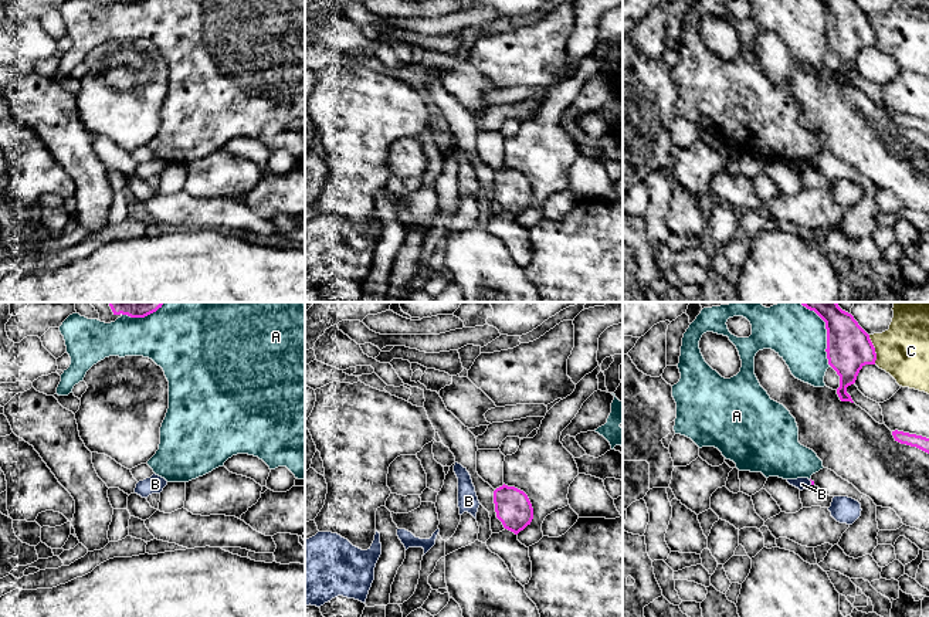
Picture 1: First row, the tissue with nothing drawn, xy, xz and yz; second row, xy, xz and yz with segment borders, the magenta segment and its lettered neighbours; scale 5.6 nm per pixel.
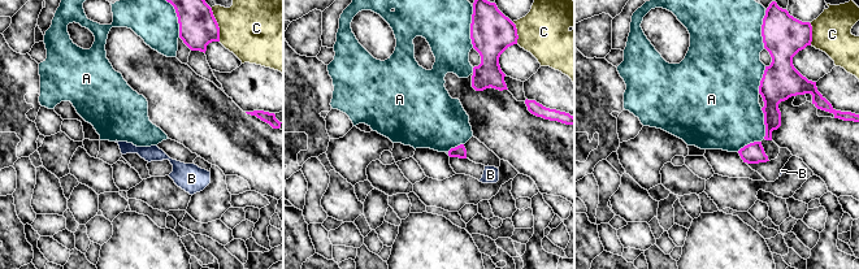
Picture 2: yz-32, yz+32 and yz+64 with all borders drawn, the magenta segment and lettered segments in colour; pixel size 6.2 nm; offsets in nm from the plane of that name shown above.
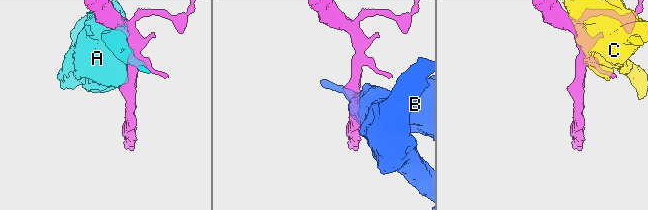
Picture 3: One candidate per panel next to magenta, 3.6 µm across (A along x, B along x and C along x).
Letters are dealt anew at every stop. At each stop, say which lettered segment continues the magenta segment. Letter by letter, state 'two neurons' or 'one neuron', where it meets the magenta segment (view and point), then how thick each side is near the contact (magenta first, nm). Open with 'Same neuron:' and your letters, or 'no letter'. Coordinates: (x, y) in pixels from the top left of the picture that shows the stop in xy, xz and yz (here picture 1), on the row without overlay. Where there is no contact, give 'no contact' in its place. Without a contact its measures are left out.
Same neuron: no letter
A: two neurons; meets magenta in yz at (827, 24); 260 nm thick on the magenta side, 280 nm on the other
B: two neurons; meets magenta in yz at (811, 165); 20 nm thick on the magenta side, 70 nm on the other
C: two neurons; meets magenta in yz at (874, 31); 260 nm thick on the magenta side, 300 nm on the other

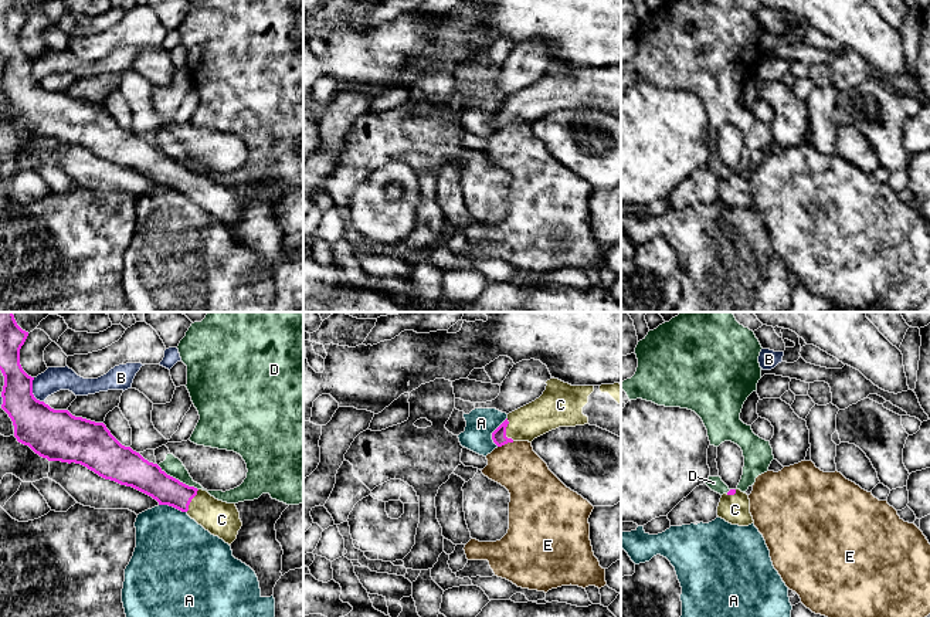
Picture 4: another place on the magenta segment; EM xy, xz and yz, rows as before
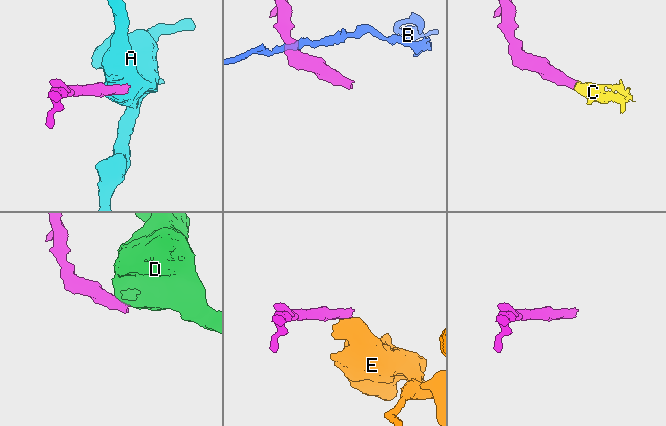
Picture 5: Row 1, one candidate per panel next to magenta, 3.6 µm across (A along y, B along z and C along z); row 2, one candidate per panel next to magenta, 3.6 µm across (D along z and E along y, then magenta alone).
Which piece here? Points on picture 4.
Same neuron: C
A: two neurons; meets magenta in xz at (494, 114); 80 nm thick on the magenta side, 170 nm on the other
B: two neurons; meets magenta in xy at (31, 74); 260 nm thick on the magenta side, 140 nm on the other
C: one neuron; meets magenta in xz at (505, 114); 80 nm thick on the magenta side, 200 nm on the other
D: two neurons; meets magenta in xy at (177, 162); 180 nm thick on the magenta side, 110 nm on the other
E: two neurons; meets magenta in xz at (505, 125); 80 nm thick on the magenta side, 280 nm on the other

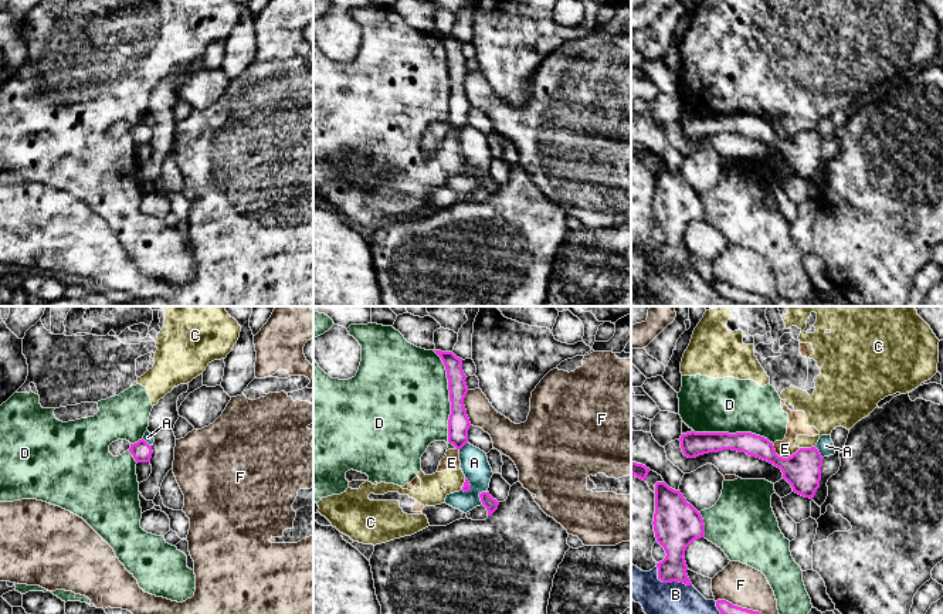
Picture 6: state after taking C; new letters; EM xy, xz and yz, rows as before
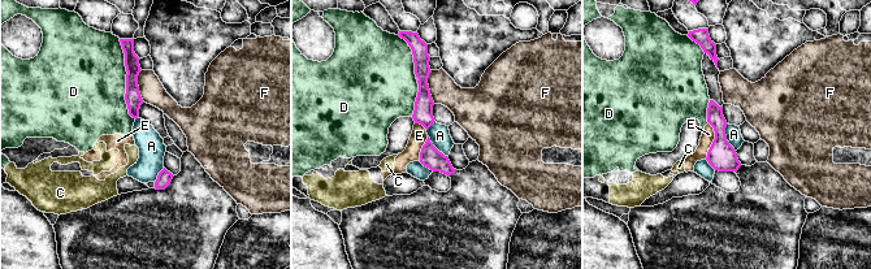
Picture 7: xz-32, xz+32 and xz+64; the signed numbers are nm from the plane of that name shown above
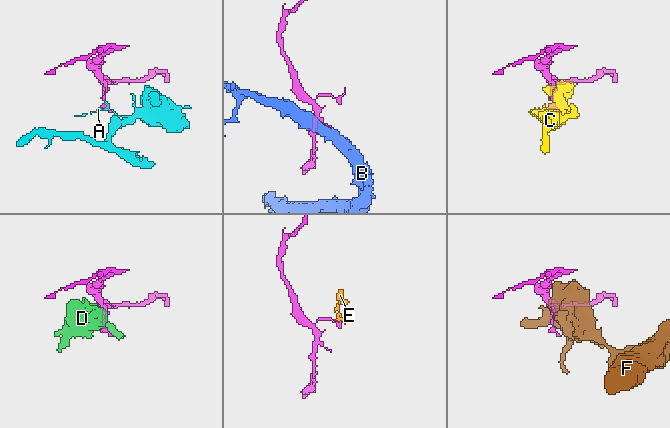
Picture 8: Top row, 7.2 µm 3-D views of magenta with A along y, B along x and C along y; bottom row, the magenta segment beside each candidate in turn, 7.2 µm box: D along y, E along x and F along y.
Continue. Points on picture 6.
Same neuron: no letter
A: two neurons; meets magenta in xz at (480, 179); 70 nm thick on the magenta side, 160 nm on the other
B: two neurons; meets magenta in yz at (670, 264); 170 nm thick on the magenta side, 380 nm on the other
C: two neurons; meets magenta in yz at (807, 131); 200 nm thick on the magenta side, 240 nm on the other
D: two neurons; meets magenta in xz at (450, 82); 130 nm thick on the magenta side, 500 nm on the other
E: two neurons; meets magenta in yz at (784, 141); 200 nm thick on the magenta side, 100 nm on the other
F: two neurons; meets magenta in xz at (464, 90); 130 nm thick on the magenta side, 150 nm on the other

